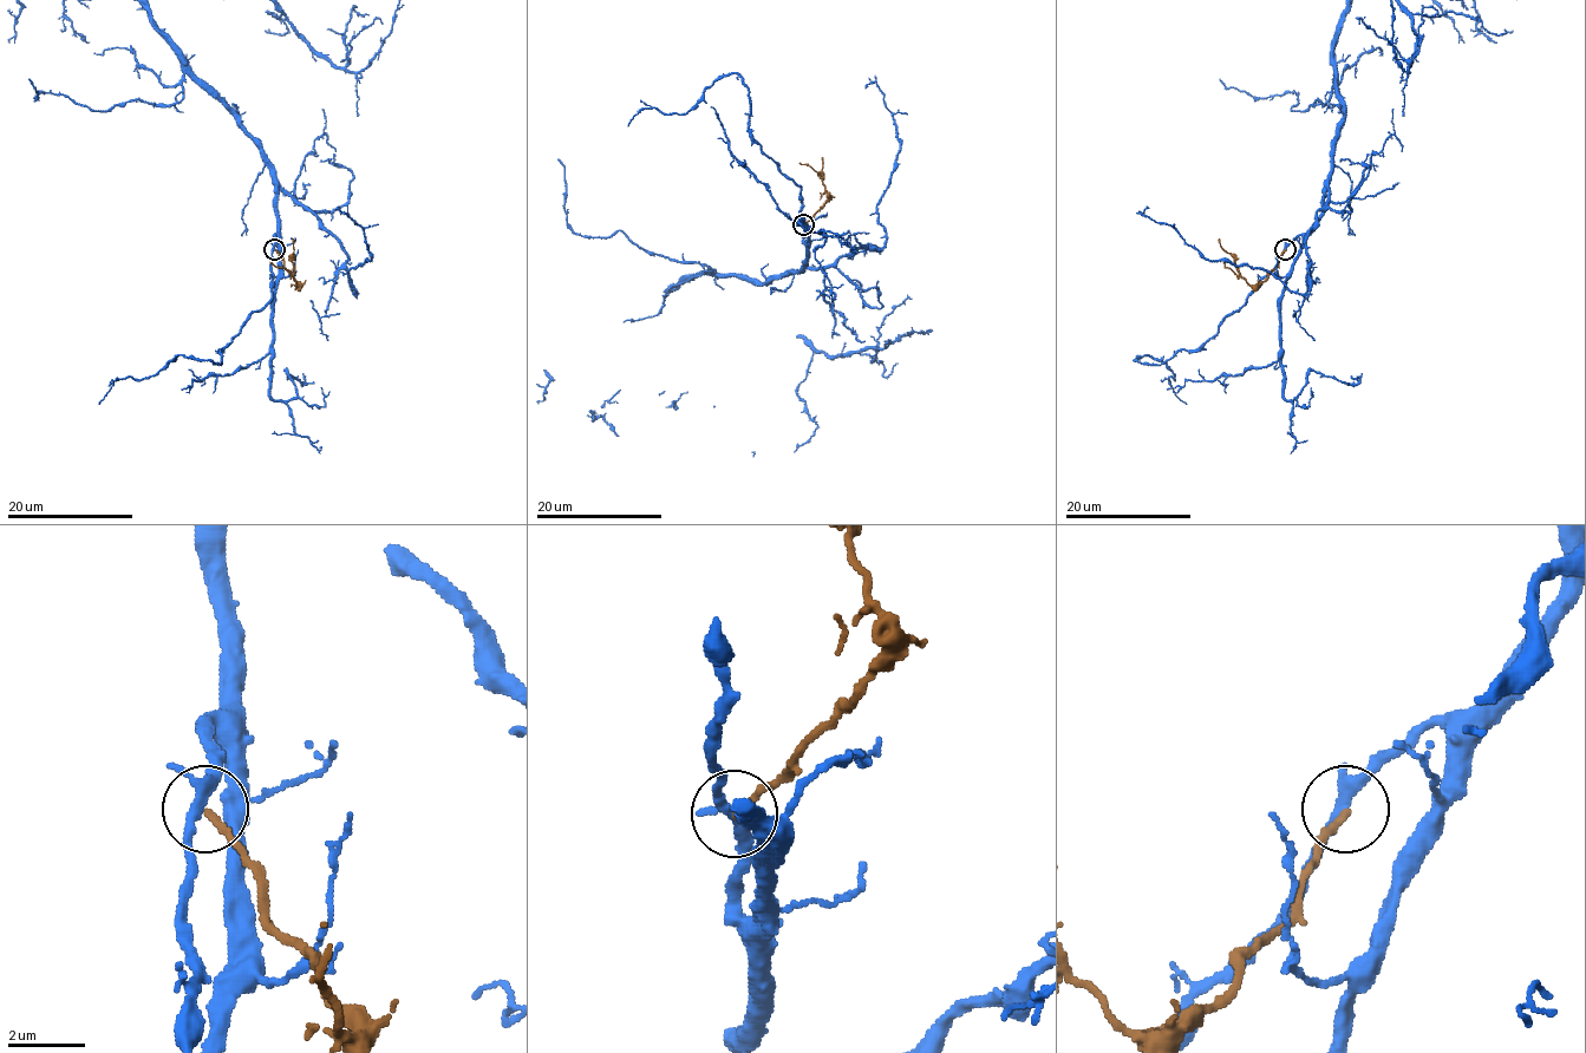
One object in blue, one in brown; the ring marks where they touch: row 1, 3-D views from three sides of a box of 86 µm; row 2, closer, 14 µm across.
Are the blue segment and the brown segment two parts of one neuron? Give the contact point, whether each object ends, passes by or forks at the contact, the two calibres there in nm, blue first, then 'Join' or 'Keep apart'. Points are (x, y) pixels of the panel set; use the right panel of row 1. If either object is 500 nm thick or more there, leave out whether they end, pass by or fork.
Place: (1285, 249). At the ring blue forks. At the ring brown ends. Thickness 240 nm (blue) against 180 nm. Keep apart

